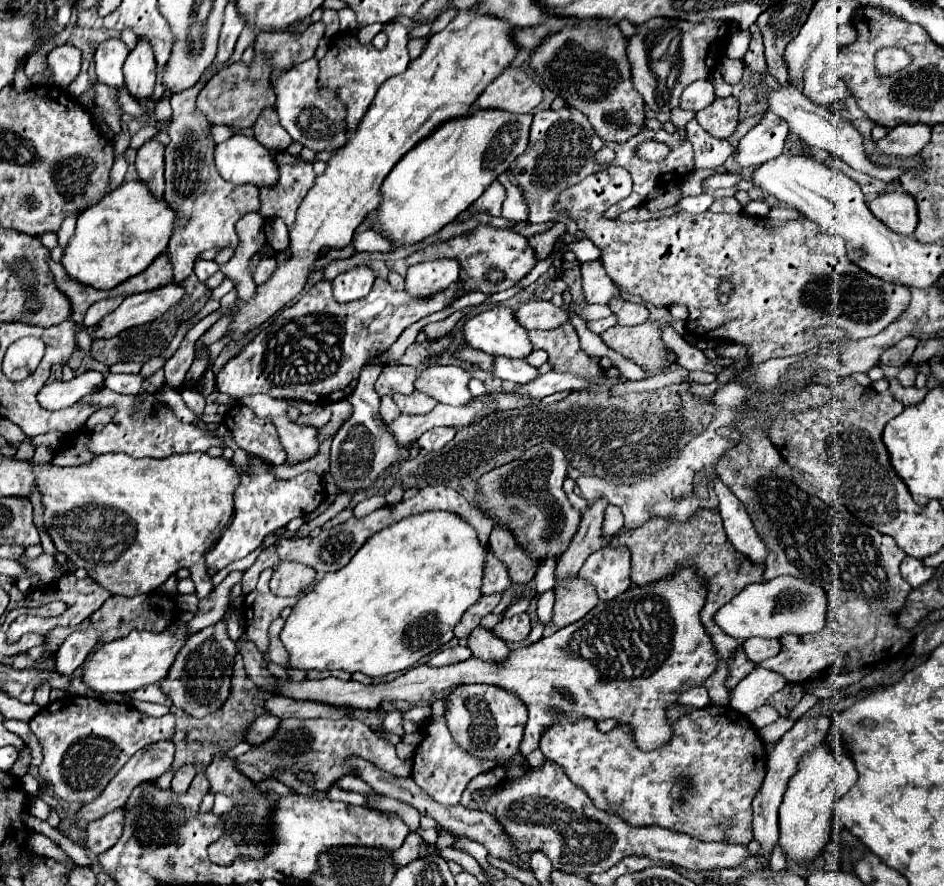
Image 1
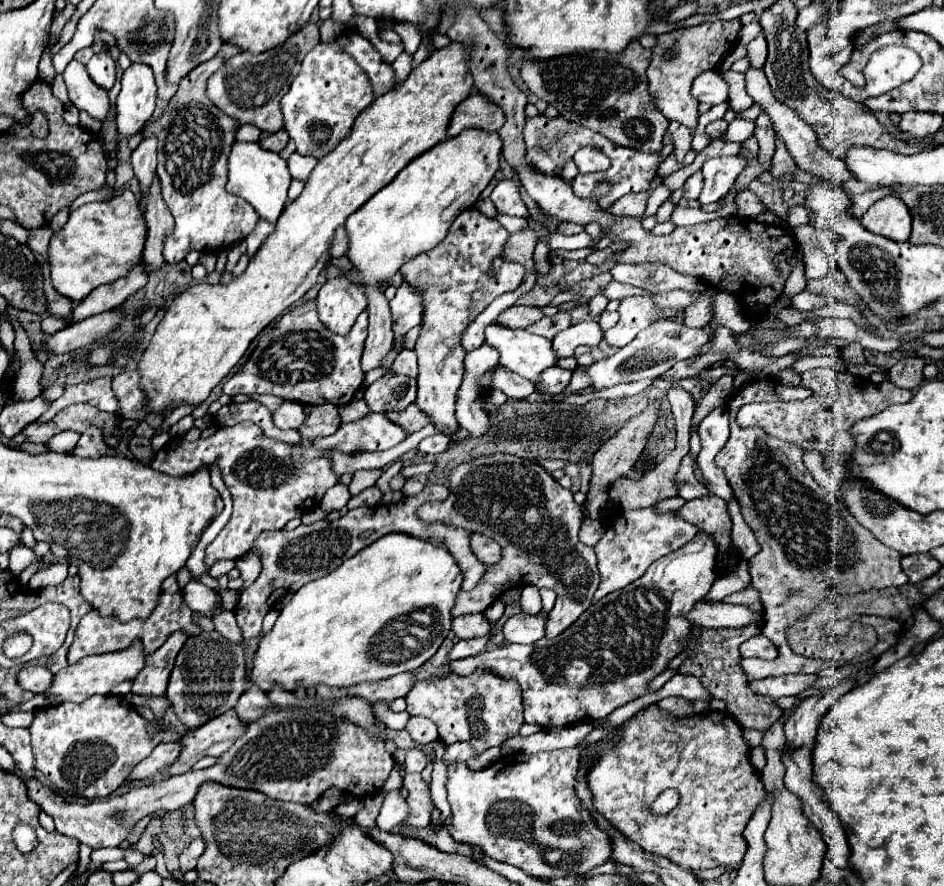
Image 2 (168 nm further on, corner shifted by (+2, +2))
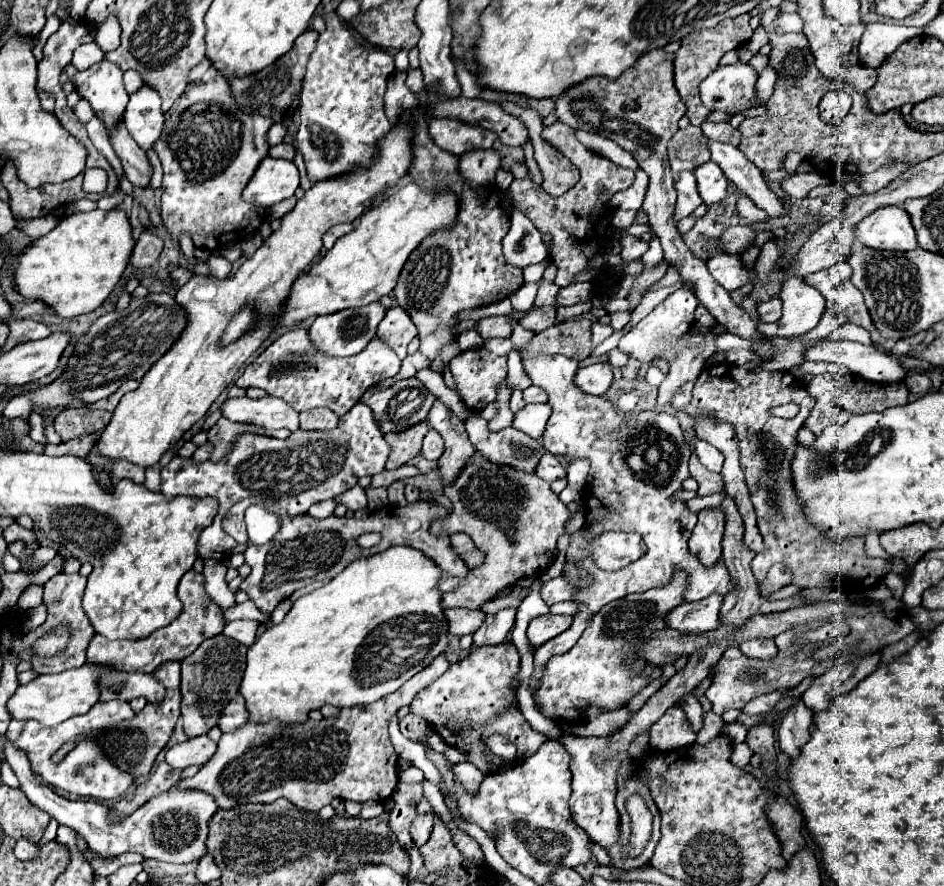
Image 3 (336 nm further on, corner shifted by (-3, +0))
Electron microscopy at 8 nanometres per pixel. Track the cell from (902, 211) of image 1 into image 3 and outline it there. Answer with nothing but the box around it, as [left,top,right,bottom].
[856,206,918,252]

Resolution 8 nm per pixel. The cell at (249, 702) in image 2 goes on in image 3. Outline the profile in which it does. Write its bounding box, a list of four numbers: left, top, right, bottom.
[218,696,250,732]

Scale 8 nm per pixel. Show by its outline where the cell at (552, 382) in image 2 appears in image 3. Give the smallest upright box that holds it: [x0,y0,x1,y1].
[574,364,612,394]

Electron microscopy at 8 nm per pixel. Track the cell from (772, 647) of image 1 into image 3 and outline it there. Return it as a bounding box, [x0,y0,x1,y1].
[740,638,778,660]

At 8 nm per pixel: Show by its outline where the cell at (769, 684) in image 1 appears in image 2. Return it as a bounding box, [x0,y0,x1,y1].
[749,674,817,698]

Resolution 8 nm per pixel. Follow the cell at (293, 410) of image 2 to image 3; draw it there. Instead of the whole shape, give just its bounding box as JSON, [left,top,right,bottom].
[222,396,298,430]

